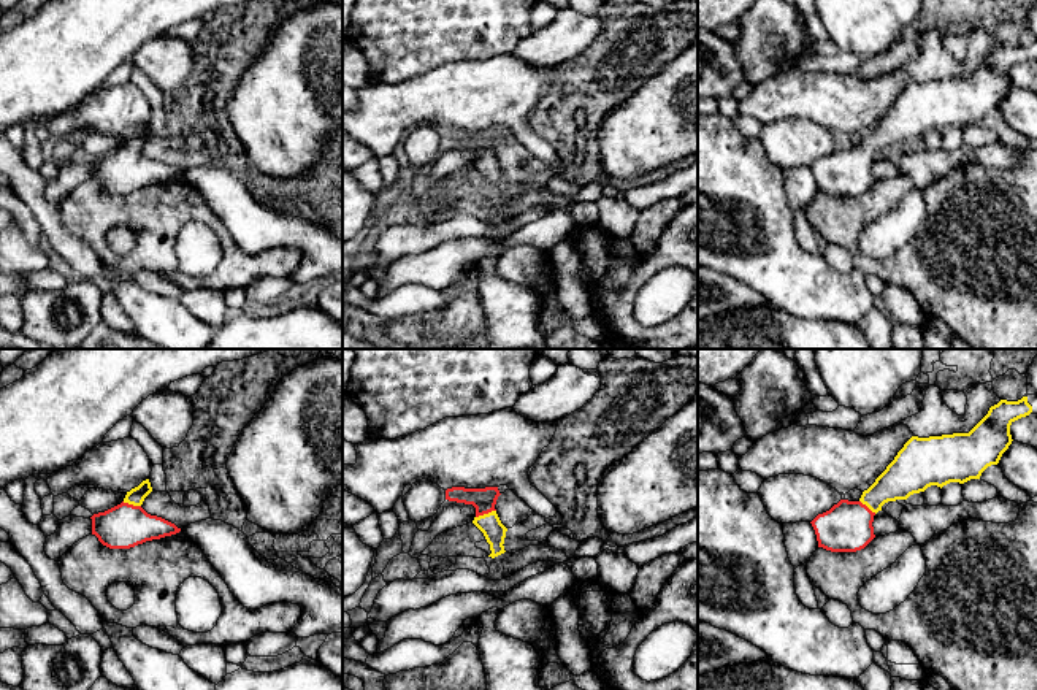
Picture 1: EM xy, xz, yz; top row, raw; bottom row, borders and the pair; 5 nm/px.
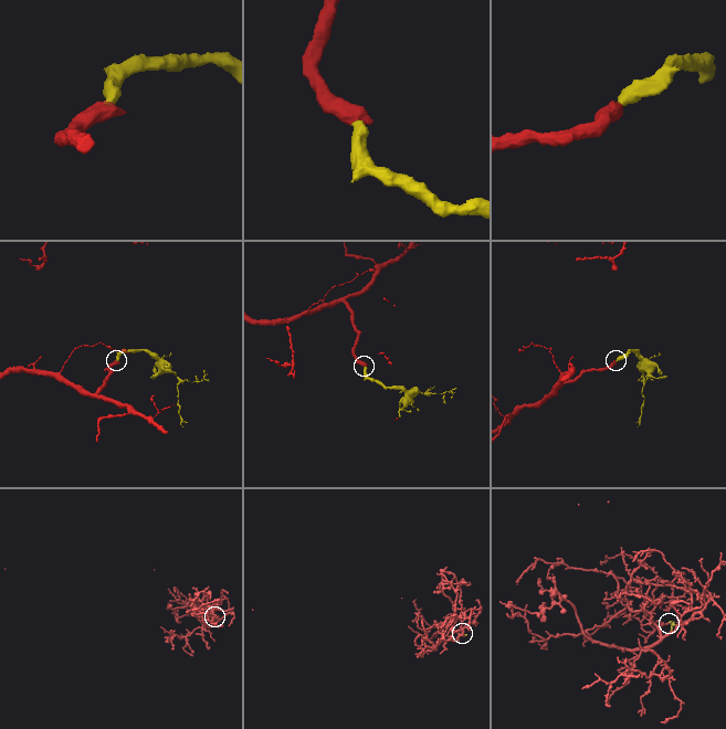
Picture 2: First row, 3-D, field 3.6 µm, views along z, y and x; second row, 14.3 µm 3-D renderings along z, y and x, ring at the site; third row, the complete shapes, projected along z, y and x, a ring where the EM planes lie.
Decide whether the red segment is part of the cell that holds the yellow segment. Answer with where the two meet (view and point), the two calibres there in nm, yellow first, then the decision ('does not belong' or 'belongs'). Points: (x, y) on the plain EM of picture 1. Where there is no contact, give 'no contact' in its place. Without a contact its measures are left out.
contact xz (485, 159); calibres 110 and 120 nm; belongs

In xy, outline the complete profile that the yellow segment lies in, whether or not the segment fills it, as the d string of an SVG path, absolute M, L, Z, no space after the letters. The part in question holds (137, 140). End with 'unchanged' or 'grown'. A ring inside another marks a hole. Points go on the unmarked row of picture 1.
M149 124L127 136L124 146L105 157L94 159L92 179L109 194L130 194L146 186L181 176L174 168L147 159L141 149L152 136Z | grown

